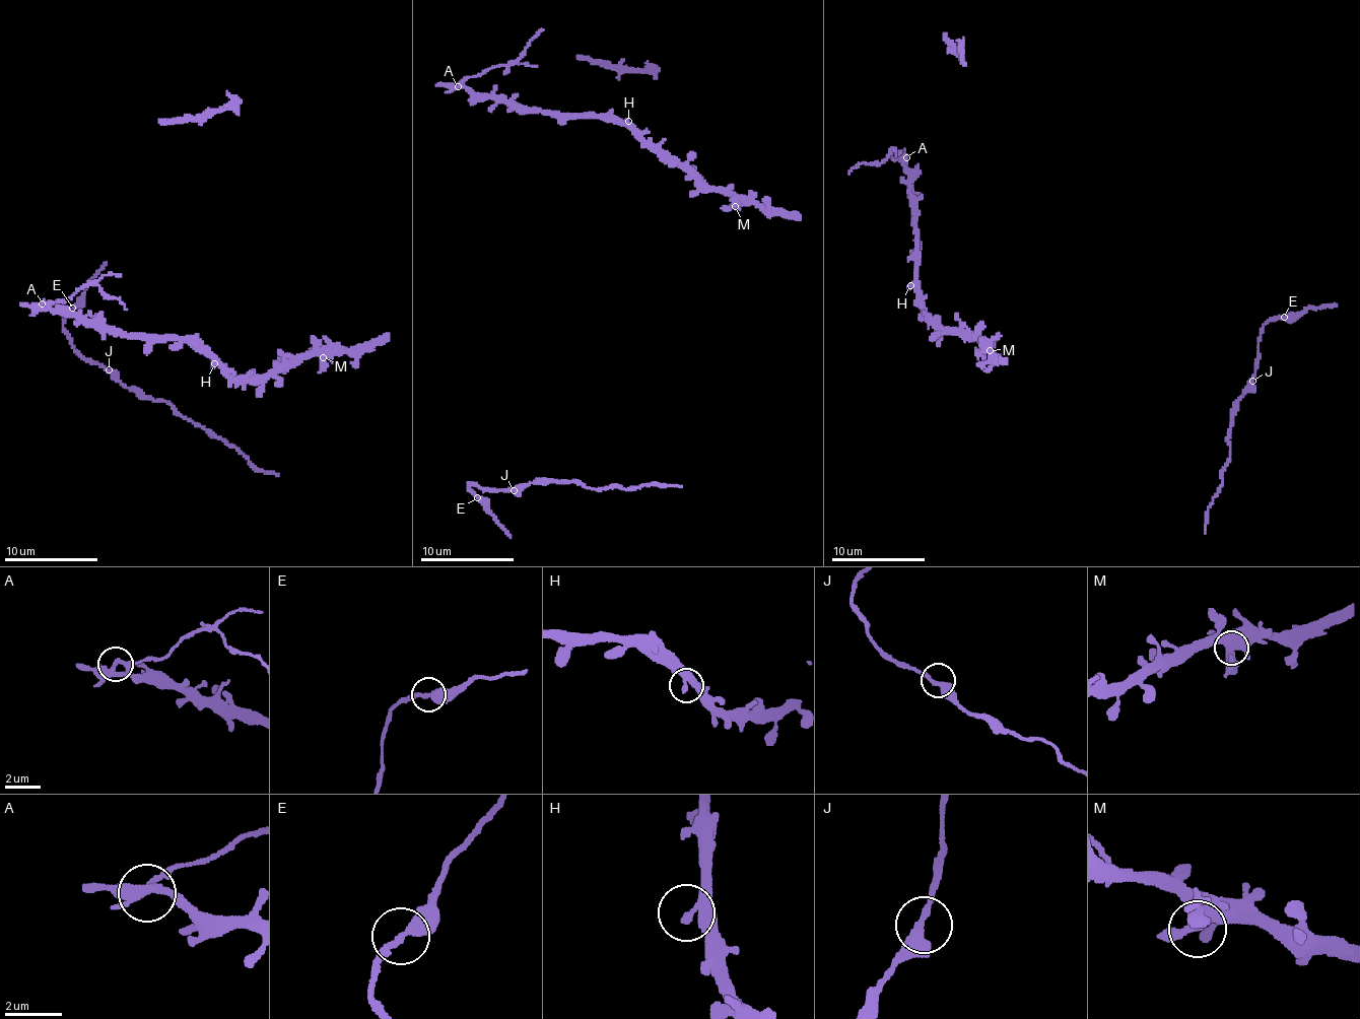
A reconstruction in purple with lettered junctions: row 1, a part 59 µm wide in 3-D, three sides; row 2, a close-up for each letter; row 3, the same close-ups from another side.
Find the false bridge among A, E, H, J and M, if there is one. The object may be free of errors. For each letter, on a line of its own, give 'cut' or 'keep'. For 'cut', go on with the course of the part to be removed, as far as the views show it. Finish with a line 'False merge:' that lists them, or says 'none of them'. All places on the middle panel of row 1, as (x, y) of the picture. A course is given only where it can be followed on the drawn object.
A: cut; foreign part runs (457, 87), (469, 77), (511, 65), (543, 29)
E: keep
H: keep
J: keep
M: keep
False merge: A

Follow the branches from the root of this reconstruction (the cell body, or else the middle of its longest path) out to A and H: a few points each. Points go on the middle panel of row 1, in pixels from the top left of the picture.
A: (728, 195), (706, 189), (674, 160), (663, 158), (628, 127), (601, 117), (515, 110), (457, 87)
H: (728, 195), (706, 189), (674, 160), (663, 158), (651, 150), (628, 121)

